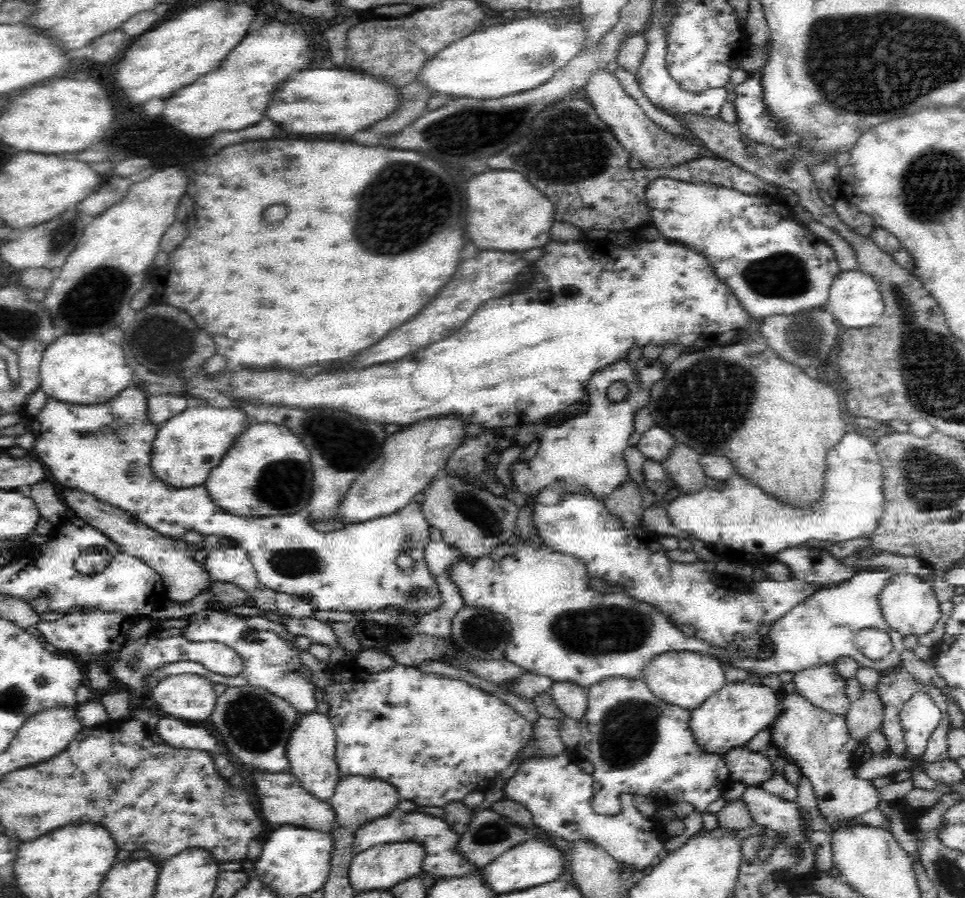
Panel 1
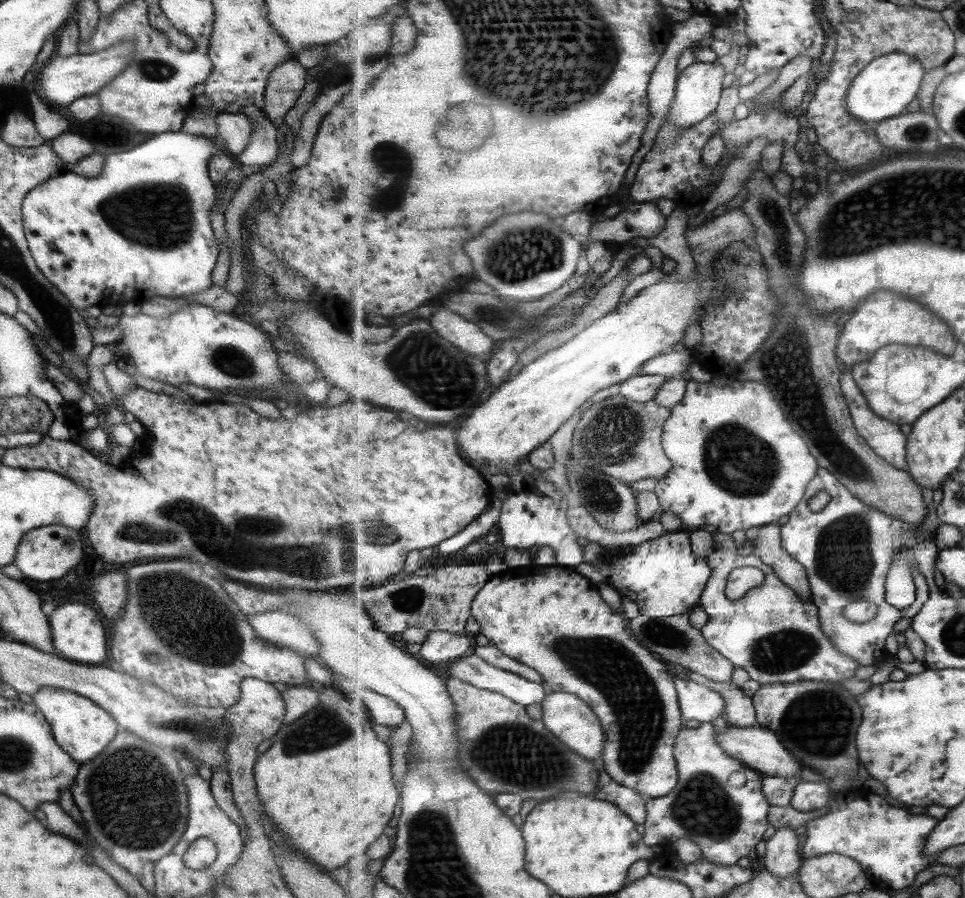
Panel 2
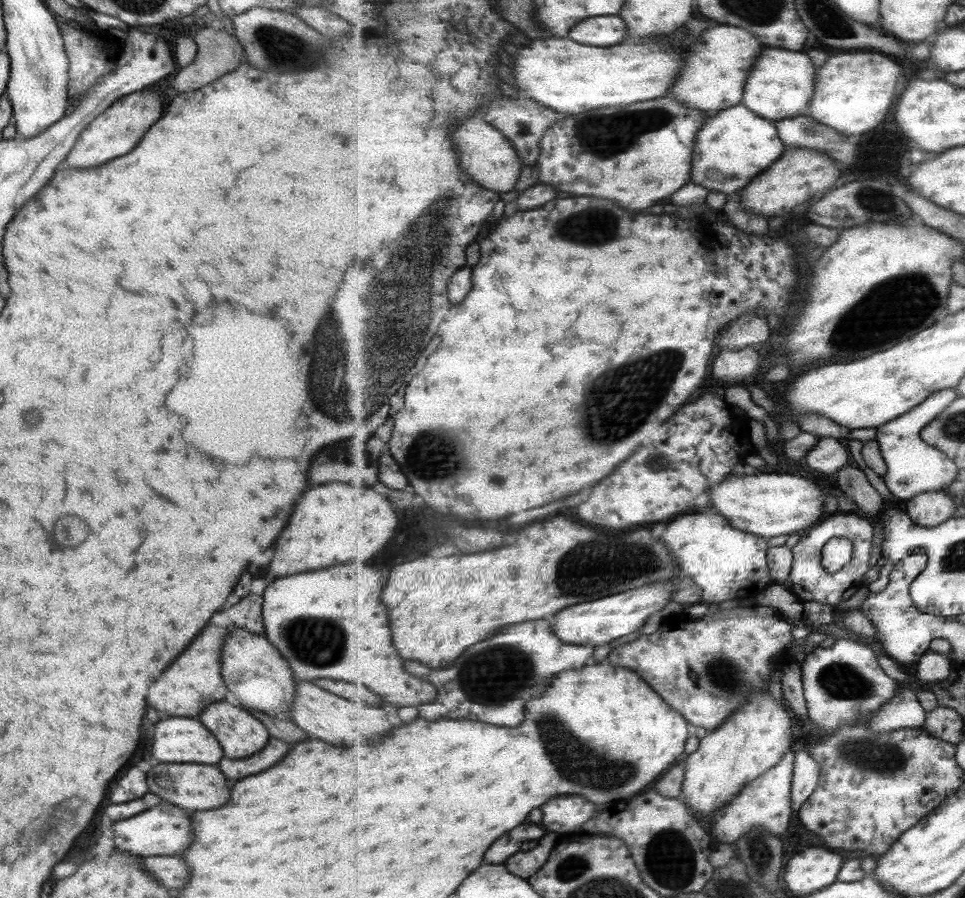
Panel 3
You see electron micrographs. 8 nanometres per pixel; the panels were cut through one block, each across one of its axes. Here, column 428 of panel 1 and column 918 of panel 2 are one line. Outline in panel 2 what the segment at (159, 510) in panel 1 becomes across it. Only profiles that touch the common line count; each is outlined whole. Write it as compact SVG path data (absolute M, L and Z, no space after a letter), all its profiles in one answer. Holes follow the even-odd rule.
M820 468L801 504L788 518L782 525L783 549L808 570L812 600L817 605L823 632L839 652L854 658L861 666L877 664L889 654L885 650L885 638L889 638L895 624L903 617L917 616L930 597L926 576L916 568L916 601L909 608L898 609L886 599L887 573L893 564L894 554L903 548L913 548L915 544L927 542L917 533L921 524L897 520L865 504L825 468ZM822 490L831 495L831 502L821 512L815 512L811 510L810 502ZM863 600L878 606L877 616L865 623L847 620L843 616L843 608L851 602Z

